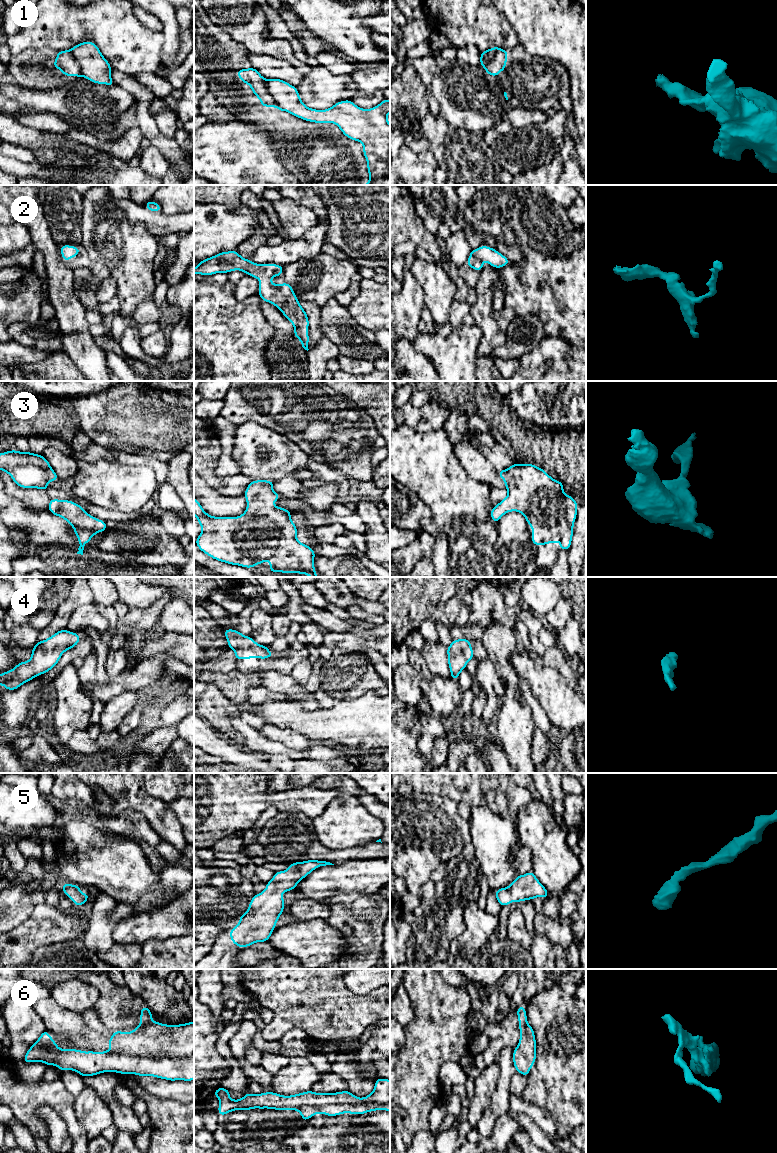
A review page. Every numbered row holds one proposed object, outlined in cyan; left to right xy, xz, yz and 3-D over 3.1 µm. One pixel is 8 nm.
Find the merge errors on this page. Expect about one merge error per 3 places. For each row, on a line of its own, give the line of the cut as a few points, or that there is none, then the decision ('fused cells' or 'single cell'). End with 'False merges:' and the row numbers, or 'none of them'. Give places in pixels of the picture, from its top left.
1: cut xz (266, 80), (267, 91), (272, 97), (275, 106); fused cells
2: cut none; single cell
3: cut none; single cell
4: cut none; single cell
5: cut none; single cell
6: cut none; single cell
False merges: 1

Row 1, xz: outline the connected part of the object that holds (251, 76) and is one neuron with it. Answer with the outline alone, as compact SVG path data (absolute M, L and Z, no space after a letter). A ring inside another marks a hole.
M252 66L249 69L237 70L242 83L248 84L255 96L260 100L262 107L275 107L275 101L267 89L267 80Z

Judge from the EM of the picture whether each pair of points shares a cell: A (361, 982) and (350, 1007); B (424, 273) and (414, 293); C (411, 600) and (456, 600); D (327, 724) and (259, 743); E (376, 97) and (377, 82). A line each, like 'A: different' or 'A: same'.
A: different
B: different
C: different
D: different
E: different

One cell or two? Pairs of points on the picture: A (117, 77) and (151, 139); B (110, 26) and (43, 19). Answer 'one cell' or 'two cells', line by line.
A: one cell
B: one cell

